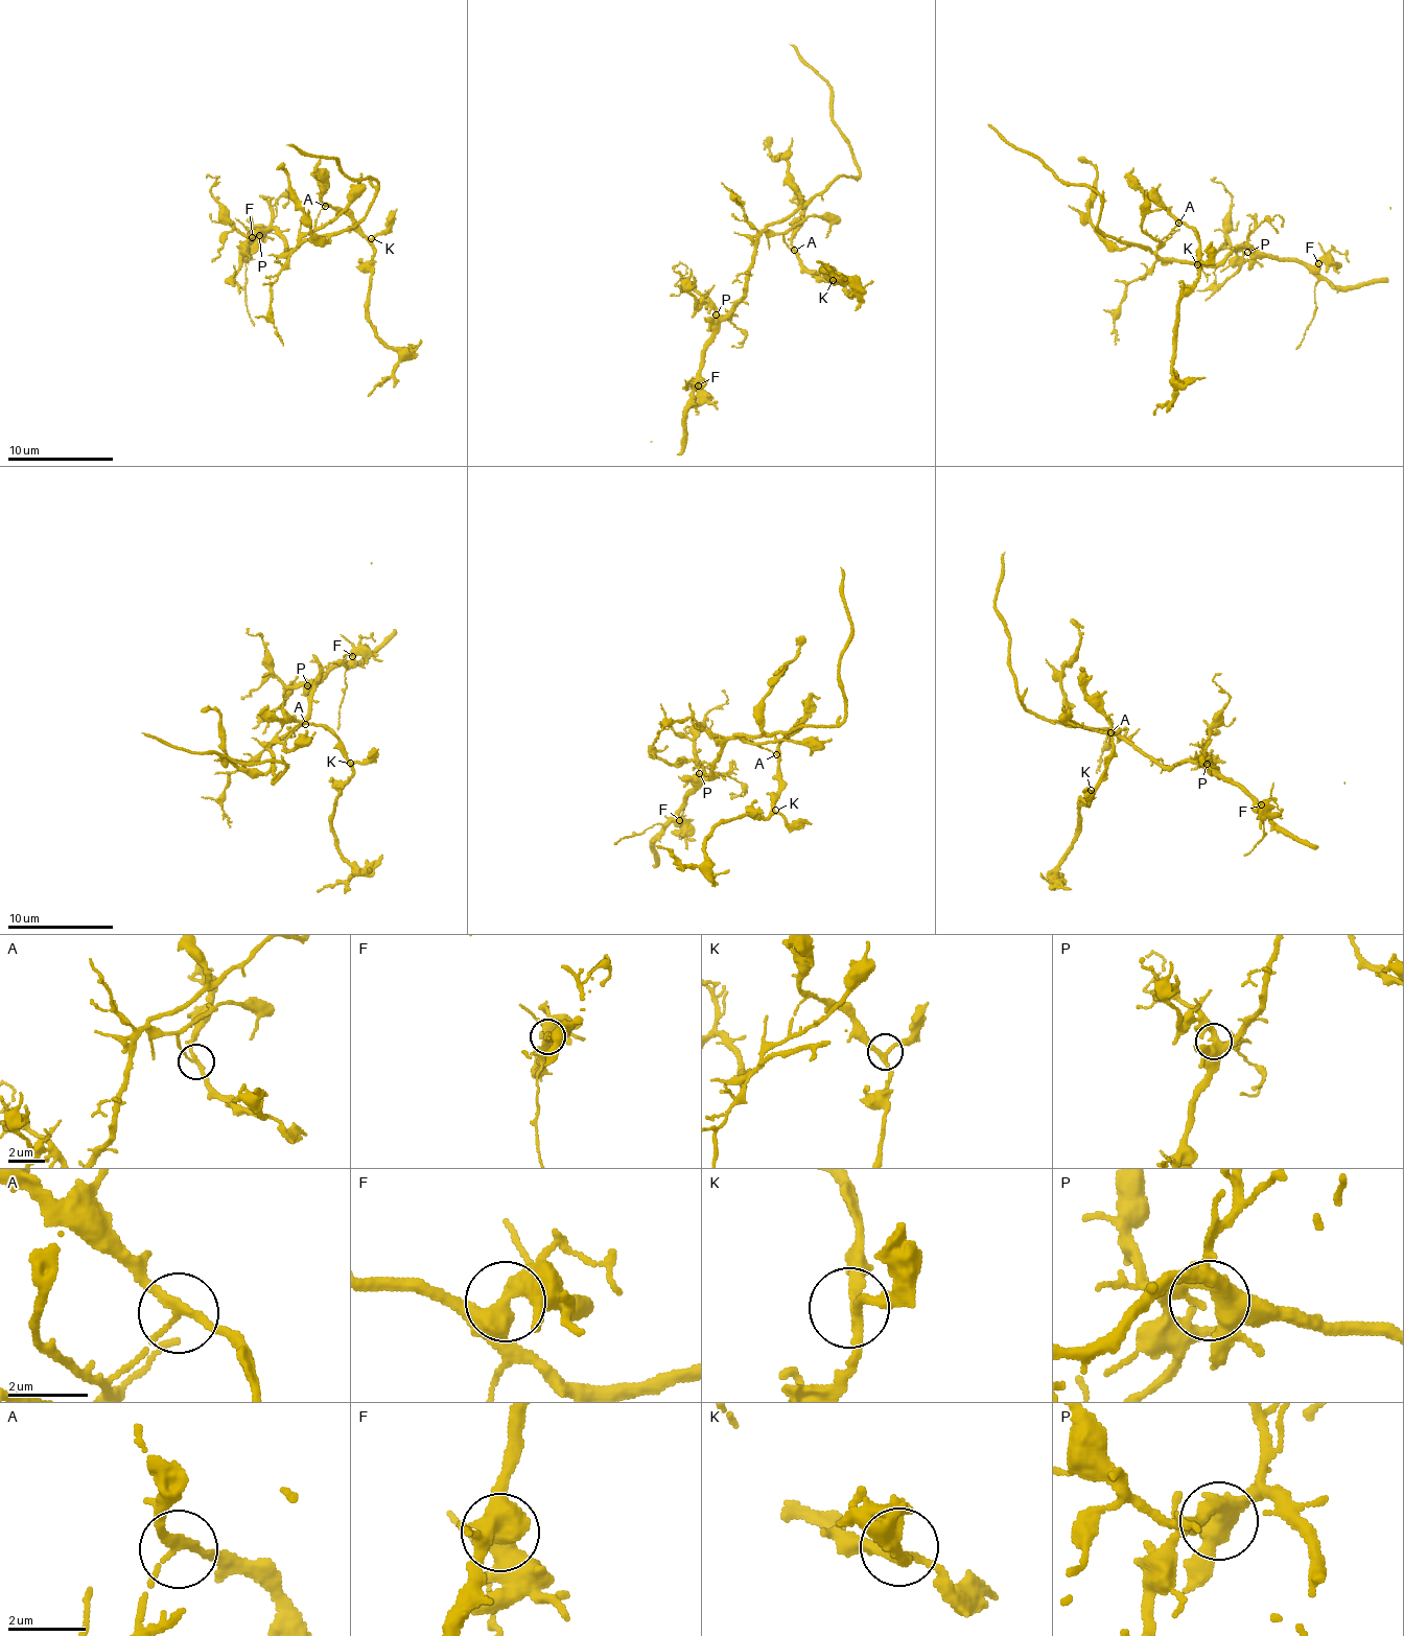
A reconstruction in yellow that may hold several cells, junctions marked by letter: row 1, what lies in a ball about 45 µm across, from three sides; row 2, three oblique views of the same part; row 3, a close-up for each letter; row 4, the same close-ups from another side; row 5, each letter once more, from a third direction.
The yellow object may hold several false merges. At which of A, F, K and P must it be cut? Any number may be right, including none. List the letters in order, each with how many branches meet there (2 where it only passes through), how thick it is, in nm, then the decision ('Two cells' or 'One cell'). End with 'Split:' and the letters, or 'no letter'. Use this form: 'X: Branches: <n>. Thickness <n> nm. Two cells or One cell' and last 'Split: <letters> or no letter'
A: Branches: 3. Thickness 170 nm. Two cells
F: Branches: 5. Thickness 440 nm. One cell
K: Branches: 3. Thickness 200 nm. One cell
P: Branches: 4. Thickness 440 nm. One cell
Split: A

